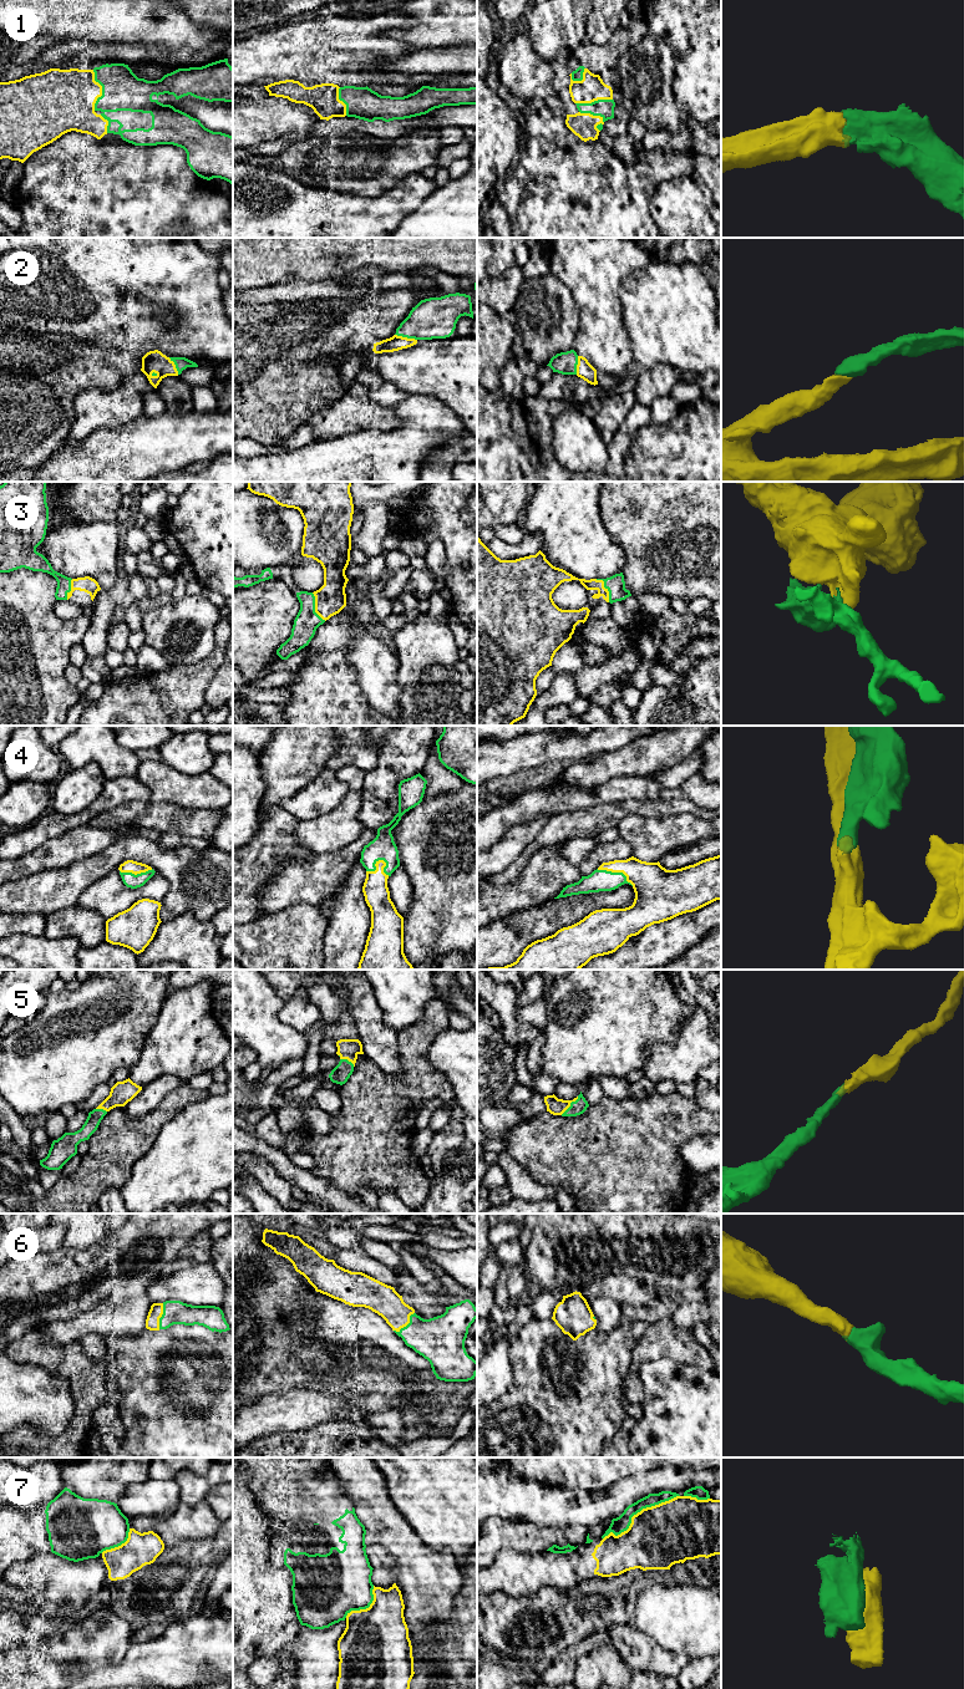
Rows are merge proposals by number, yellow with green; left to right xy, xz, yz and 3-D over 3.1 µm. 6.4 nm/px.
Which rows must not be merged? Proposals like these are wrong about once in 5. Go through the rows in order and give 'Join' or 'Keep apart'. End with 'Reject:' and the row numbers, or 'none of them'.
1: Join
2: Join
3: Join
4: Join
5: Join
6: Join
7: Keep apart
Reject: 7

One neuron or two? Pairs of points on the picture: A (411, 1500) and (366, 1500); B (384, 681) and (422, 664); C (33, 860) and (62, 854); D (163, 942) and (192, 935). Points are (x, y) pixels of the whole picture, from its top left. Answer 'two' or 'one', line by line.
A: two
B: two
C: one
D: one

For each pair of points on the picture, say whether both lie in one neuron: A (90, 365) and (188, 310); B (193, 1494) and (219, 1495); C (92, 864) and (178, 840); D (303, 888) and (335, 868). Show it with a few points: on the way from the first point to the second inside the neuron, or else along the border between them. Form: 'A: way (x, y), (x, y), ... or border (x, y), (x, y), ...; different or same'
A: border (89, 341), (126, 352), (133, 352), (146, 342); different
B: border (219, 1484), (204, 1499); different
C: border (156, 843), (165, 848), (189, 845); different
D: way (310, 881), (328, 871); same

